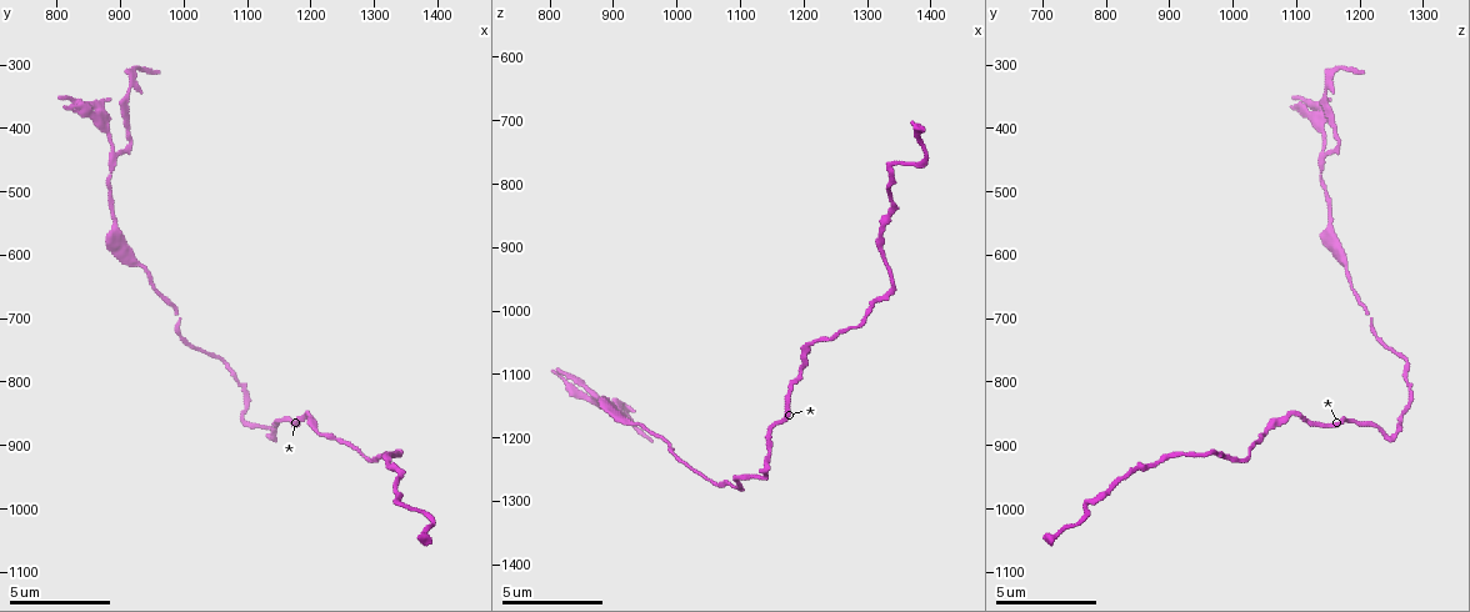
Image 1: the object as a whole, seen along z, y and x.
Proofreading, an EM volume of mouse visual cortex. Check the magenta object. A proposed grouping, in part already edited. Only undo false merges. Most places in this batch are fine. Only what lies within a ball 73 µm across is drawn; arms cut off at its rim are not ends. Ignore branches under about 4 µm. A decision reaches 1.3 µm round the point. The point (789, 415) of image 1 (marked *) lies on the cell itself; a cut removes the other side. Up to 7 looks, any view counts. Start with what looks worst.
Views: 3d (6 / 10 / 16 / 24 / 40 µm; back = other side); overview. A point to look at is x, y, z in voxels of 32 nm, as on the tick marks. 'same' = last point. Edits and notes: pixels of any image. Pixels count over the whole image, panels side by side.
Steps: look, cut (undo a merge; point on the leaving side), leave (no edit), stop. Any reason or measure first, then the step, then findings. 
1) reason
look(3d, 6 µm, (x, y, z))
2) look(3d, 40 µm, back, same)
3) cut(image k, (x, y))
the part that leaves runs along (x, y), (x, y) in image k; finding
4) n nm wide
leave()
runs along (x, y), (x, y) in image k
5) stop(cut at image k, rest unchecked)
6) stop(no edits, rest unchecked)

thick turns thin
look(3d, 10 µm, (935, 620, 1175))

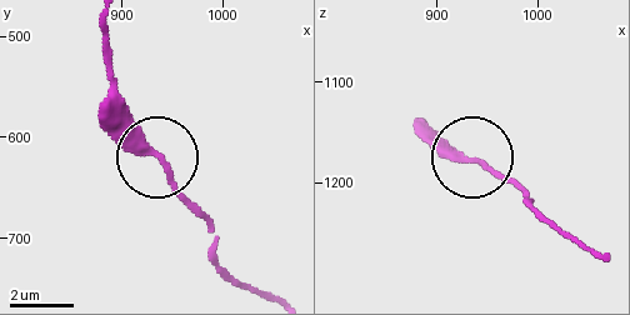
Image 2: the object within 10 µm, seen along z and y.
leave()
runs along (594, 250), (428, 124) in image 2; continuous, no second cell

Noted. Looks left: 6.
calibre changes
look(3d, 16 µm, (1070, 775, 1275))

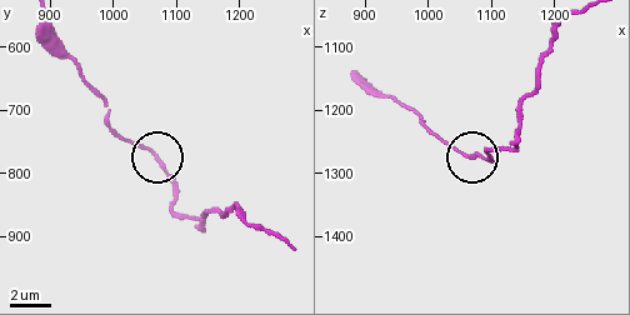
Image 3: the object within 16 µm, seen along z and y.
look(3d, 6 µm, same)

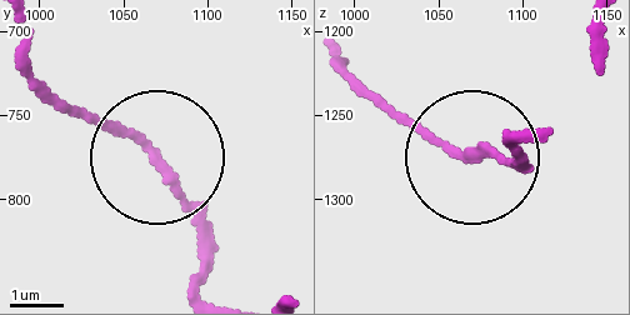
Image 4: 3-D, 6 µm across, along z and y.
leave()
continuous, no second cell

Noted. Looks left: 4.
thick turns thin
look(3d, 6 µm, (1225, 890, 1050))

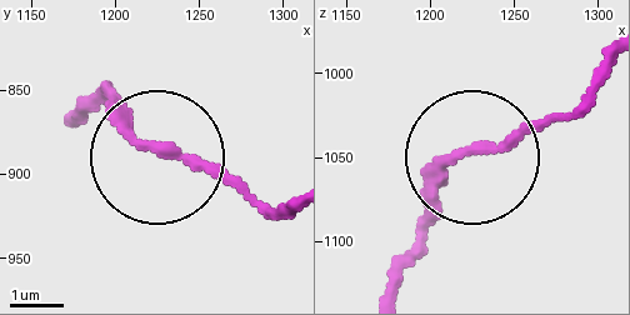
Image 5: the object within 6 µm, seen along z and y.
look(3d, 6 µm, back, (1226, 886, 1046))

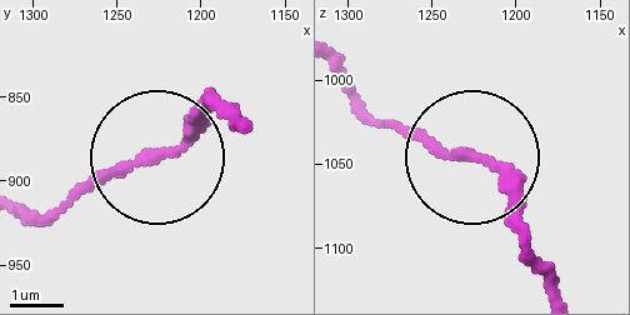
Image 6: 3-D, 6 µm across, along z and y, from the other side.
leave()
runs along (556, 288), (489, 168), (359, 104) in image 6; all the same cell

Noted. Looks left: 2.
stop(no edits, rest unchecked)

